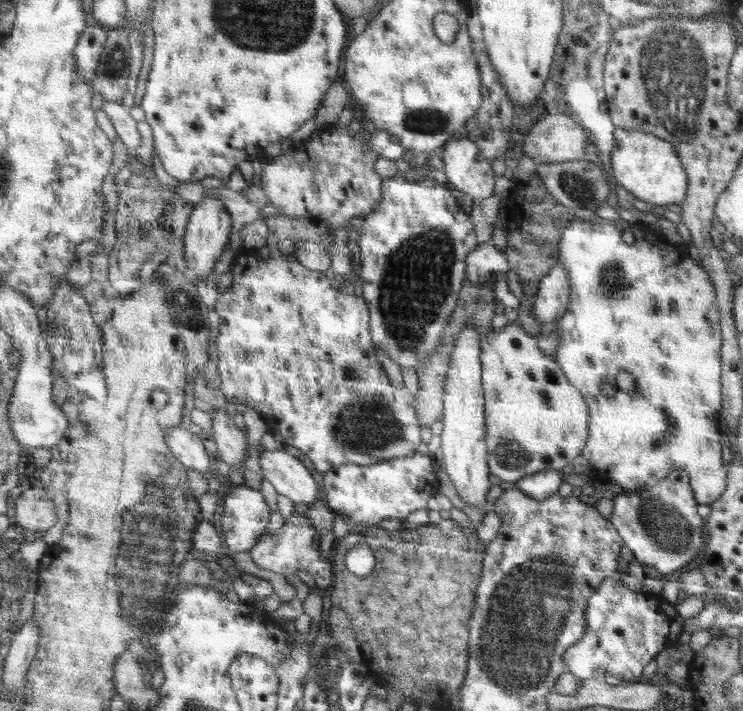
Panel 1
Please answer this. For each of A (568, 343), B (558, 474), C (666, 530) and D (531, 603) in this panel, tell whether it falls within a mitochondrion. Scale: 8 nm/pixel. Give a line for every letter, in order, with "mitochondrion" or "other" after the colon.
A: other
B: other
C: mitochondrion
D: mitochondrion

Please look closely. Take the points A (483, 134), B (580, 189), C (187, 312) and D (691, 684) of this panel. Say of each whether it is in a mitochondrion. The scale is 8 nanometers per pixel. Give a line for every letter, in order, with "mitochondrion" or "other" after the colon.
A: other
B: mitochondrion
C: mitochondrion
D: other

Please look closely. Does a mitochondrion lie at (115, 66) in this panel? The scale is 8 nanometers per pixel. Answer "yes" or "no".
yes

